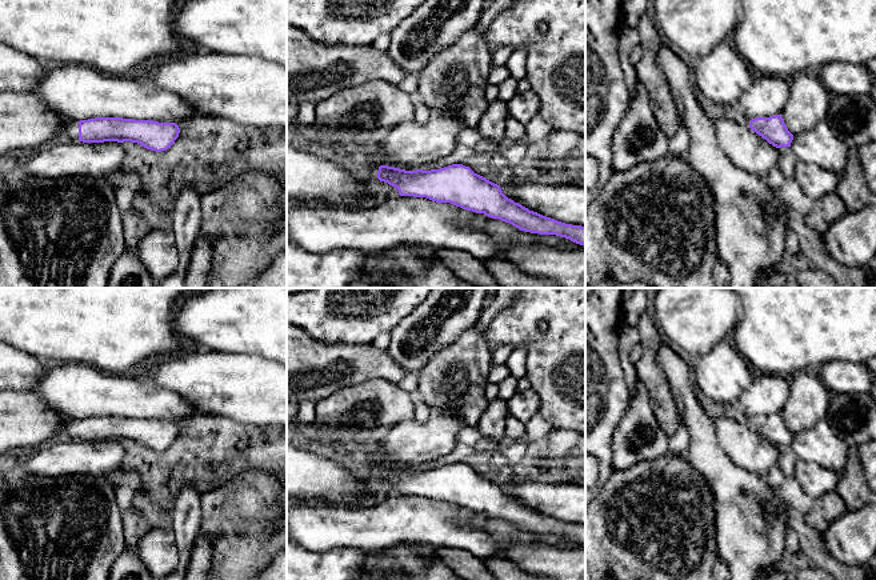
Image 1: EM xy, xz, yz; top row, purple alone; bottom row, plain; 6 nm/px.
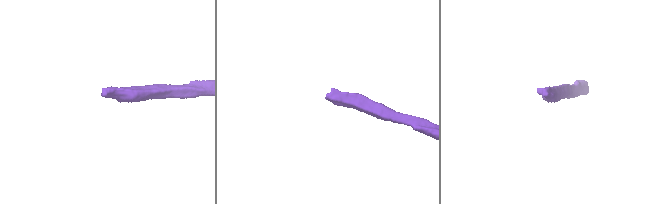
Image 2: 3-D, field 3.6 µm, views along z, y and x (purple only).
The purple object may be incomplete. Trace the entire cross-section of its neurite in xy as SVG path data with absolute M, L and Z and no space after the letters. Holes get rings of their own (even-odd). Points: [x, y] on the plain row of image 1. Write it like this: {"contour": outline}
{"contour": "M123 416L68 417L60 427L60 437L83 441L131 440L147 448L161 451L171 447L179 436L176 421L133 419Z"}

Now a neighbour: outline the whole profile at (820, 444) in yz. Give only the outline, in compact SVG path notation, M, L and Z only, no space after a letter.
M825 419L807 431L795 433L791 448L800 460L813 461L837 475L845 468L849 449Z

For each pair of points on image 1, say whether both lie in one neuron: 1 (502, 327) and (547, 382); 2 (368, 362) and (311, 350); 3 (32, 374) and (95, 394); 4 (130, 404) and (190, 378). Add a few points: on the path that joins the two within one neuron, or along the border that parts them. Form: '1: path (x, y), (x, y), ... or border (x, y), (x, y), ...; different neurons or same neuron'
1: path (519, 331), (547, 359), (547, 364); same neuron
2: path (354, 362), (342, 355), (326, 355); same neuron
3: border (52, 364), (32, 390); different neurons
4: border (136, 376), (140, 380), (175, 391), (192, 406); different neurons

